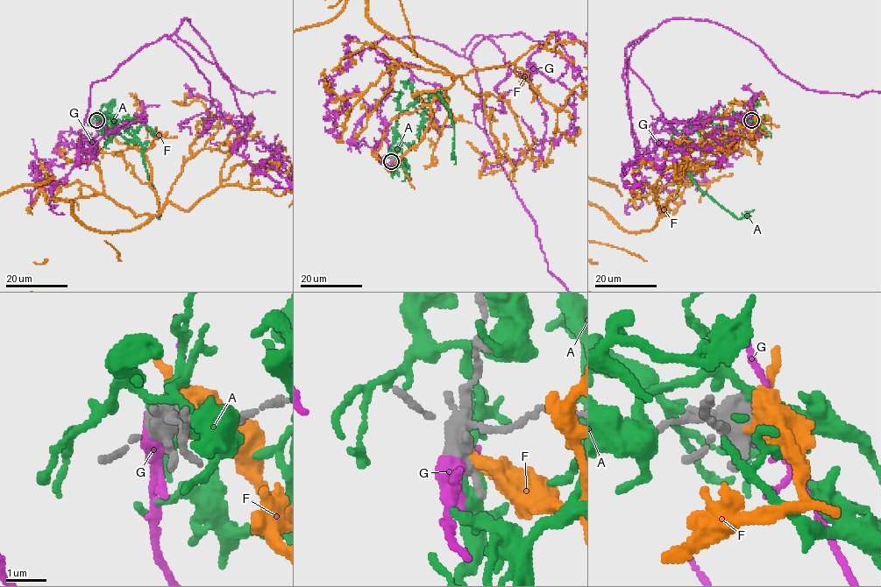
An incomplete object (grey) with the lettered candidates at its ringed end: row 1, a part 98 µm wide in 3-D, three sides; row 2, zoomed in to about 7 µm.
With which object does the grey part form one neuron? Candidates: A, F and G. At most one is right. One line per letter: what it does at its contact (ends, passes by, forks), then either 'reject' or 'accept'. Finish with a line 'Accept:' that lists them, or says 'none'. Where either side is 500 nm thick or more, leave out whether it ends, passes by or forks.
A: it passes by | reject
F: it passes by | reject
G: it forks | accept
Accept: G

